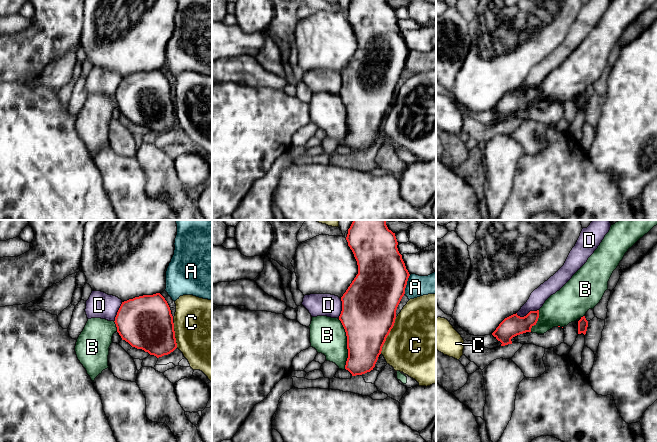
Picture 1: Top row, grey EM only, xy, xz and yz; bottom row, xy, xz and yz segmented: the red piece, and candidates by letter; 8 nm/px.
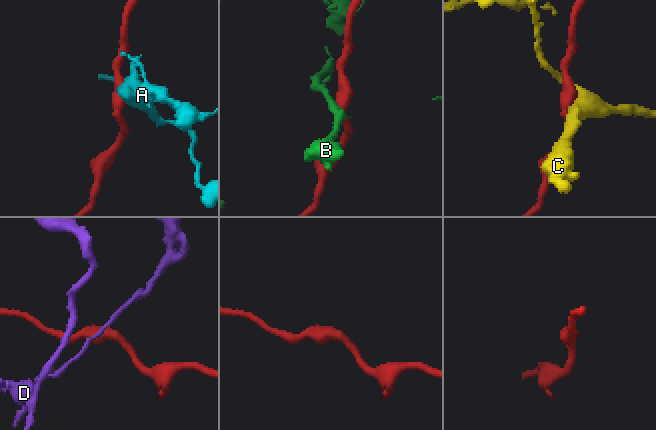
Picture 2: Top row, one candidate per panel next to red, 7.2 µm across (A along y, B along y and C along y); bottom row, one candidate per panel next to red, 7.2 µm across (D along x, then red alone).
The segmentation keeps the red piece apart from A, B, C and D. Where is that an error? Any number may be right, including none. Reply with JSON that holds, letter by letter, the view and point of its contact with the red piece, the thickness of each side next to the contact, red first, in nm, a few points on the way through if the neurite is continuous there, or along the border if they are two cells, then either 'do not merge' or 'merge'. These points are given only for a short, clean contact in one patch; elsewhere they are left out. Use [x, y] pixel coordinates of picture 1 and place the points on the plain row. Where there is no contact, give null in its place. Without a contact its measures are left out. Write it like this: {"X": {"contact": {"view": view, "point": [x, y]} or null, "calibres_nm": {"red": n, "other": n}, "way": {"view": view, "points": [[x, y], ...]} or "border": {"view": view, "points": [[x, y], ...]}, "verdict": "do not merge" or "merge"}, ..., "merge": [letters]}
{"A": {"contact": {"view": "xz", "point": [406, 60]}, "calibres_nm": {"red": 420, "other": 170}, "border": {"view": "xz", "points": [[410, 51], [403, 70]]}, "verdict": "do not merge"}, "B": {"contact": {"view": "xz", "point": [347, 120]}, "calibres_nm": {"red": 400, "other": 280}, "verdict": "do not merge"}, "C": {"contact": {"view": "xz", "point": [388, 110]}, "calibres_nm": {"red": 440, "other": 500}, "verdict": "do not merge"}, "D": {"contact": {"view": "yz", "point": [528, 89]}, "calibres_nm": {"red": 170, "other": 130}, "verdict": "do not merge"}, "merge": []}

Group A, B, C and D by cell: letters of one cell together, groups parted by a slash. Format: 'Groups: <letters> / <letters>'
Groups: A / B / C / D

